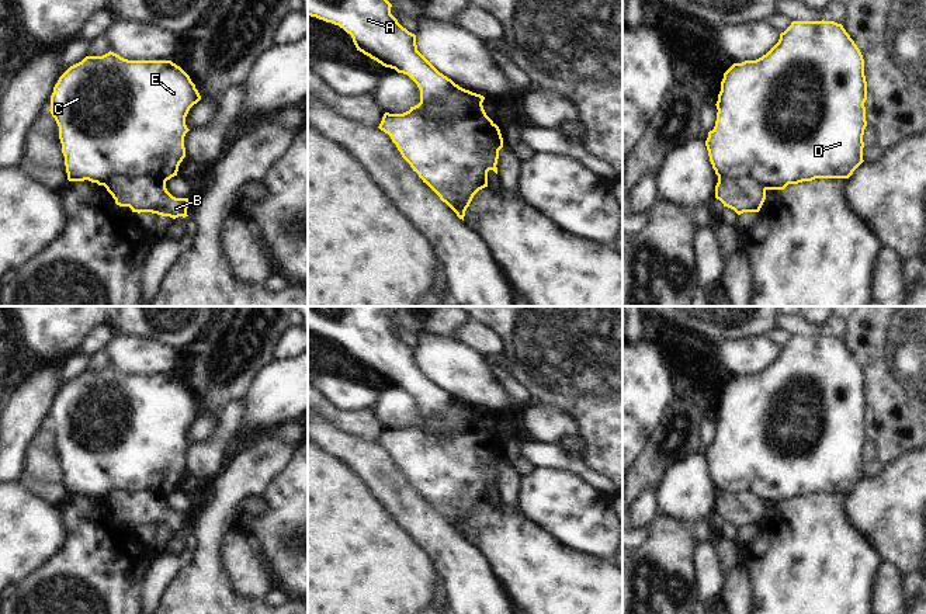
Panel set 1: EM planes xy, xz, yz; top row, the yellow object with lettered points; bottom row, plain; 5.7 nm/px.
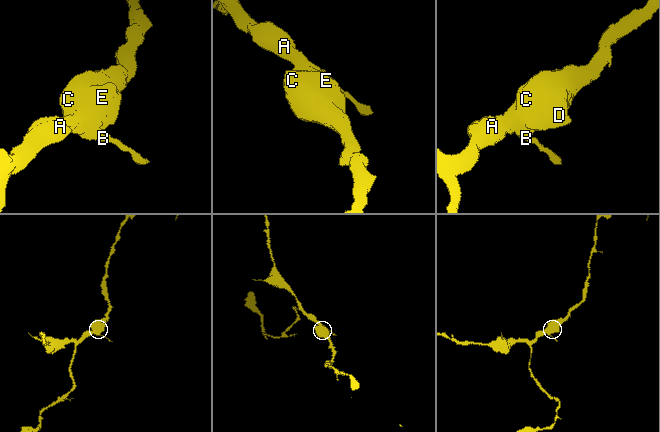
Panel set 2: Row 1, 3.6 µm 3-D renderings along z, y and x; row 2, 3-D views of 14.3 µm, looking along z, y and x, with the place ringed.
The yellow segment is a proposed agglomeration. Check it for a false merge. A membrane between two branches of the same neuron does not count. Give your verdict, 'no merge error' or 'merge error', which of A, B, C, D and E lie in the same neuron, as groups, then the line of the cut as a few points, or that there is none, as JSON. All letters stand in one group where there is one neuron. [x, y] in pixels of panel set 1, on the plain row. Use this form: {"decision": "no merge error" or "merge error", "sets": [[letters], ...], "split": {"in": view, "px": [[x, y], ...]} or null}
{"decision": "merge error", "sets": [["A", "C", "D", "E"], ["B"]], "split": {"in": "xy", "px": [[165, 498], [145, 491], [113, 491], [103, 499]]}}

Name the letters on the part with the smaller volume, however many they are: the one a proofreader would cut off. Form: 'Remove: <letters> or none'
Remove: B

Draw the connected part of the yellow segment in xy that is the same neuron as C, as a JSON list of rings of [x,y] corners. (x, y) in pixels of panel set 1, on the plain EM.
[[[111,365],[103,371],[86,371],[59,392],[51,410],[49,426],[59,441],[67,495],[104,500],[114,490],[146,490],[166,499],[177,490],[185,472],[184,451],[190,445],[185,431],[200,414],[190,391],[171,375],[128,375]]]

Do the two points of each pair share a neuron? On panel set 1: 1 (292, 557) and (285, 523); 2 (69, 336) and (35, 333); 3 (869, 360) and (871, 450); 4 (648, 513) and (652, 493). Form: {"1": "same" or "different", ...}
{"1": "same", "2": "same", "3": "different", "4": "same"}

